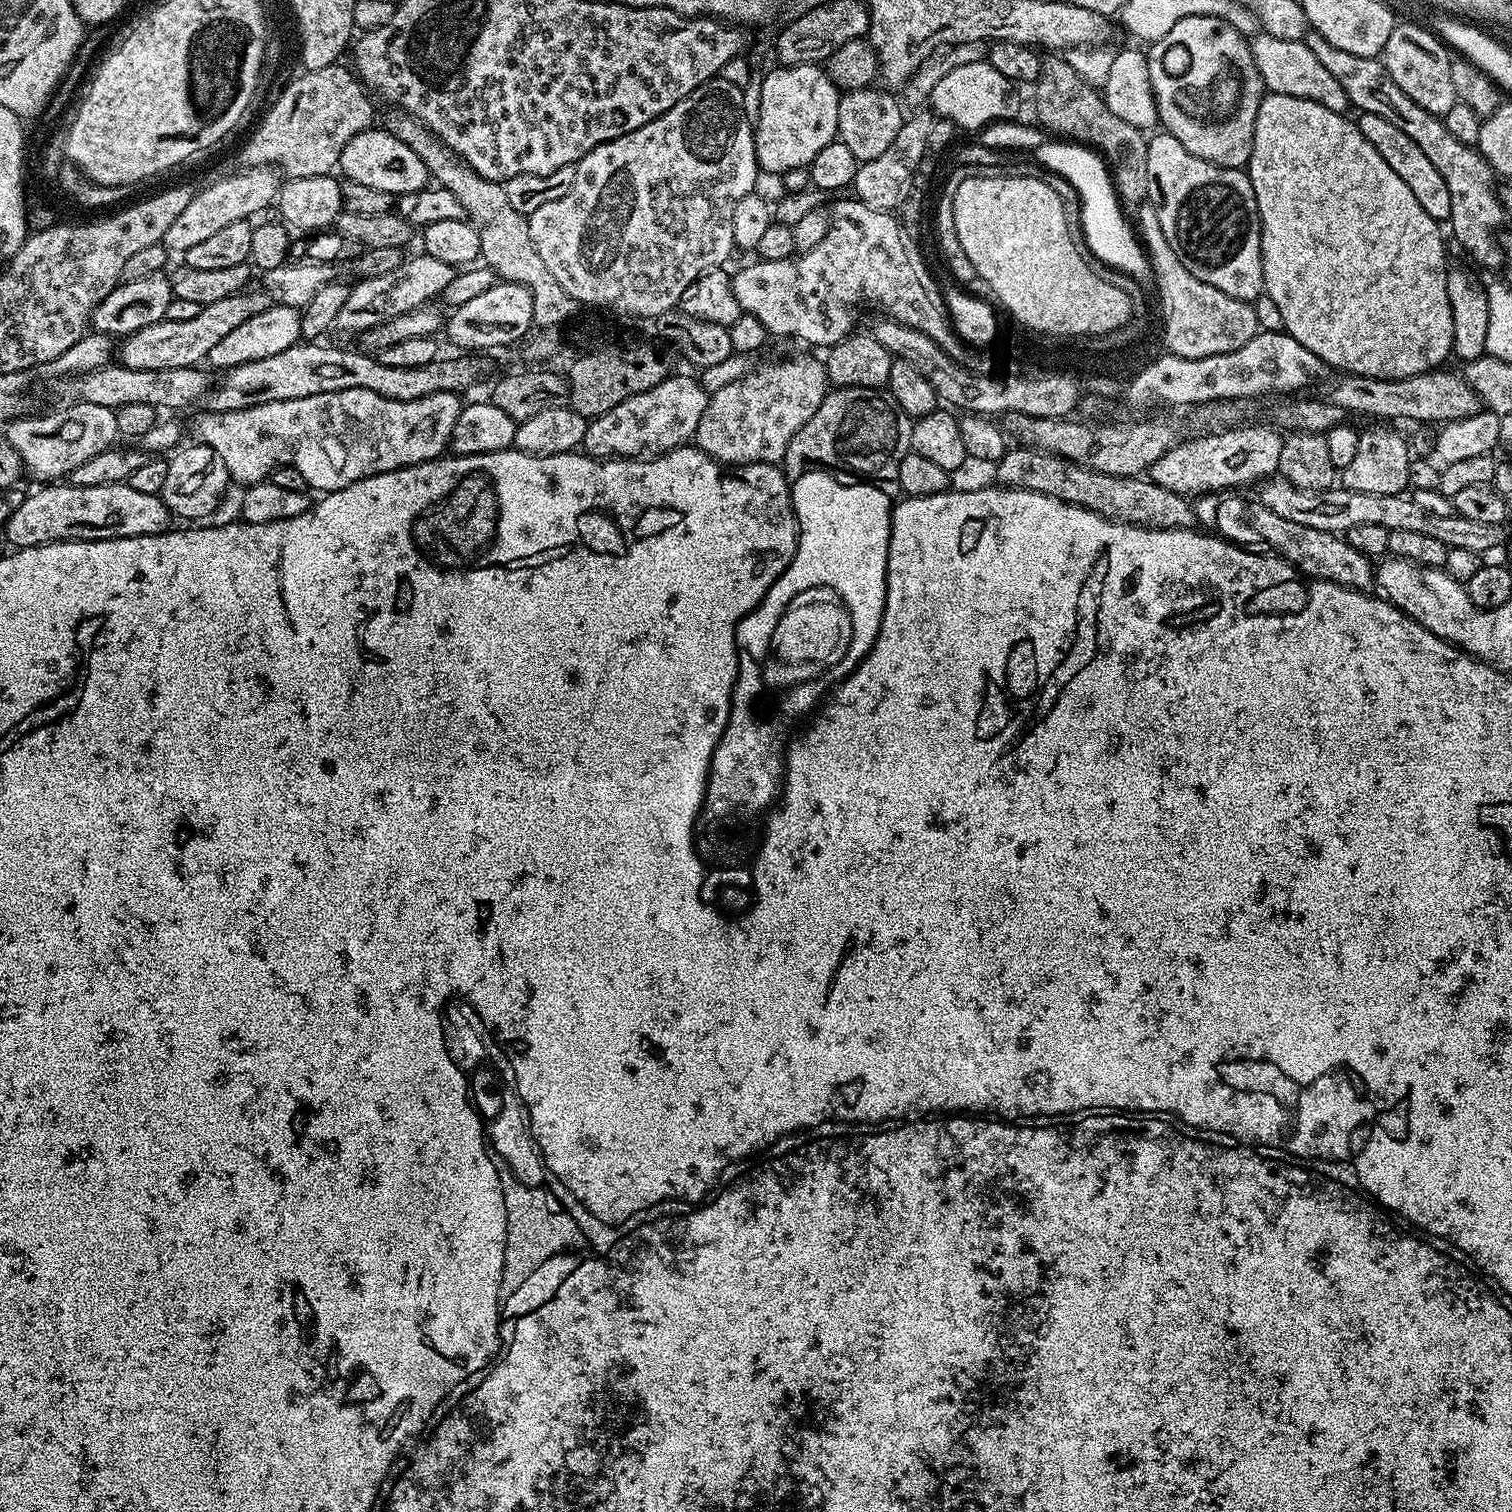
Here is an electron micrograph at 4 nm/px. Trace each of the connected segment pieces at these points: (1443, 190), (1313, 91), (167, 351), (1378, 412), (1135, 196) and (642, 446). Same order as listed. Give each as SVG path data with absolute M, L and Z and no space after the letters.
M1360 112L1358 123L1366 142L1370 142L1370 146L1374 146L1374 150L1378 150L1382 158L1386 158L1390 170L1394 170L1394 174L1398 174L1398 178L1402 178L1402 182L1410 186L1414 198L1422 202L1422 210L1426 210L1426 214L1430 214L1430 218L1438 222L1447 221L1450 217L1450 190L1446 188L1446 182L1442 180L1442 174L1438 174L1434 162L1430 162L1430 158L1426 158L1425 152L1418 147L1418 142L1402 134L1402 130L1394 126L1394 122L1386 122L1386 118L1378 118L1378 114Z
M1256 34L1251 37L1252 57L1264 79L1264 87L1268 92L1290 94L1294 98L1306 98L1326 106L1326 110L1347 113L1350 105L1346 90L1338 83L1338 78L1318 62L1318 54L1308 48L1304 40L1287 40L1274 38L1267 34Z
M246 290L231 295L230 298L222 298L221 301L201 305L197 317L190 318L189 321L174 322L165 318L154 326L143 327L142 330L133 332L121 343L123 346L120 352L118 350L119 361L125 368L138 370L197 367L231 330L242 326L254 314L262 314L262 310L272 307L274 301L267 291L252 291Z
M1444 371L1423 372L1401 380L1379 380L1373 376L1348 374L1340 378L1344 380L1337 379L1331 385L1330 399L1346 414L1358 412L1378 420L1421 420L1424 424L1435 426L1443 426L1450 420L1461 420L1481 411L1480 395L1465 382L1463 375L1454 376Z
M1050 54L1041 61L1039 78L1034 86L1034 114L1037 125L1051 135L1058 134L1060 136L1057 137L1096 149L1108 163L1113 188L1121 203L1128 208L1139 207L1149 197L1147 137L1142 135L1141 129L1130 126L1118 114L1114 114L1103 95L1082 79L1065 57L1056 56L1059 55Z
M670 374L665 380L658 382L658 386L642 394L634 394L634 398L626 398L626 402L618 402L614 410L606 410L606 414L591 417L582 445L583 451L597 458L651 458L671 452L673 448L687 445L695 437L698 422L708 405L708 397L699 379L692 377L691 380L688 376Z

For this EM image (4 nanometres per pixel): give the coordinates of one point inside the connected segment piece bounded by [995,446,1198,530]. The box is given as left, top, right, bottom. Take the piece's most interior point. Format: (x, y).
(1137, 500)

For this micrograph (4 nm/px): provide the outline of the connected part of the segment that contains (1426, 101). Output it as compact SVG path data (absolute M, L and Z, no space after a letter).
M1400 22L1390 34L1382 53L1382 63L1385 70L1398 82L1402 94L1414 98L1422 110L1430 110L1430 114L1444 117L1450 106L1458 103L1454 82L1450 75L1450 66L1454 59L1448 45L1444 43L1431 29L1423 23Z

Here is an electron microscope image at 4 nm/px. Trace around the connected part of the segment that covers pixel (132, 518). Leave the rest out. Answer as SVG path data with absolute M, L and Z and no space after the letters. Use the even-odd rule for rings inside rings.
M52 482L47 486L40 486L37 492L29 491L25 495L22 506L18 506L18 510L14 510L14 514L10 514L10 518L3 524L2 532L8 535L8 540L12 543L13 549L33 548L34 546L42 546L43 544L57 544L59 540L113 540L114 538L134 538L135 536L153 536L159 532L169 531L170 513L164 501L154 494L142 494L138 490L134 490L128 483L111 484L110 486L78 486L75 488L70 482Z

